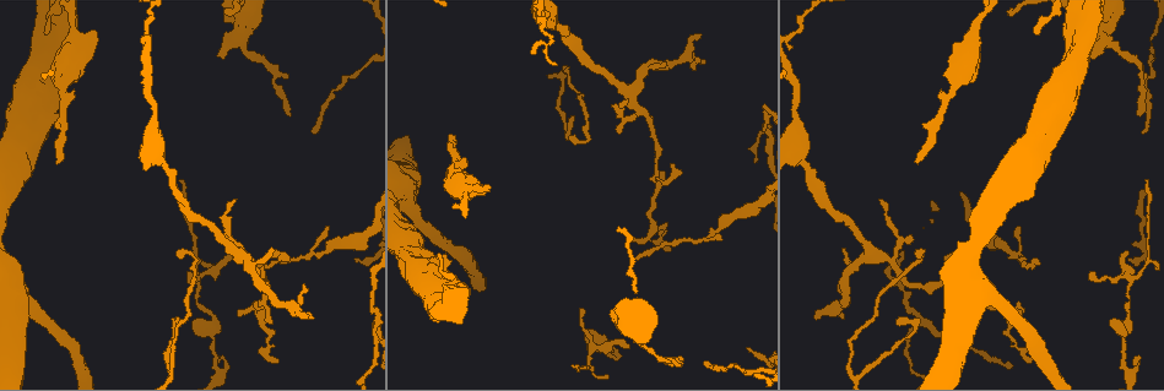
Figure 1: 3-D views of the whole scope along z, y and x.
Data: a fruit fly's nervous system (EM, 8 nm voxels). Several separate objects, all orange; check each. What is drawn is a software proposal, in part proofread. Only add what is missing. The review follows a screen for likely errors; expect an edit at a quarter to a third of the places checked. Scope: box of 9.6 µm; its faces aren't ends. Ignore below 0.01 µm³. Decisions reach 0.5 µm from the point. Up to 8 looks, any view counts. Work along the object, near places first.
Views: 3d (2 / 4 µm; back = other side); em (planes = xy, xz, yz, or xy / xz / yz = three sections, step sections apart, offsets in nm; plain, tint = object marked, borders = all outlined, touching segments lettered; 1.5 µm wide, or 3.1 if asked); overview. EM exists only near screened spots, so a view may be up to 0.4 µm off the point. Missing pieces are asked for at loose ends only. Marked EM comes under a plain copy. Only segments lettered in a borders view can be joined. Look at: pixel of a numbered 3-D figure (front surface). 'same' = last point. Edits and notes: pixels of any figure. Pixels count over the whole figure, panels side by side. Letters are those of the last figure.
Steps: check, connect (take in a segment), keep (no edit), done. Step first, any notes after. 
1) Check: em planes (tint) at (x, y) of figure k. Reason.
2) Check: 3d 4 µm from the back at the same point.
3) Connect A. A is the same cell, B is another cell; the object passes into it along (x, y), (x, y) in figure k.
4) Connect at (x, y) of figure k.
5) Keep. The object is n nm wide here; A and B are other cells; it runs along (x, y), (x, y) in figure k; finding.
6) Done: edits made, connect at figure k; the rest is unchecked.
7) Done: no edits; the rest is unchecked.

Check: em planes (borders) at (1040, 263) of figure 1. Free end.

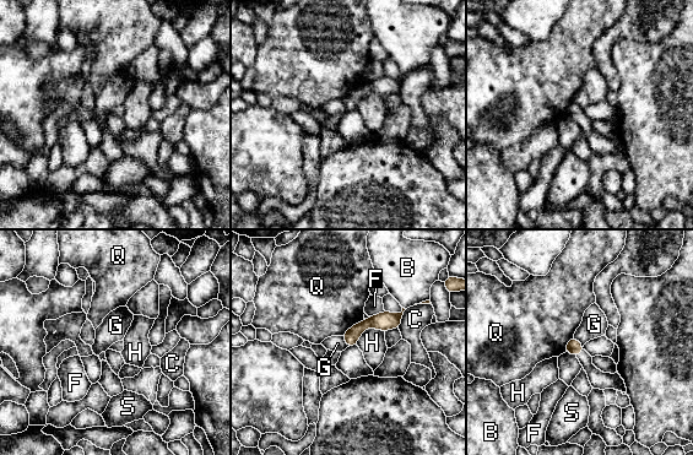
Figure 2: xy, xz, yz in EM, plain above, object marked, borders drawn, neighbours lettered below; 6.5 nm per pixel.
Keep. The object is 100 nm wide here; the longest contact is with H, 220 nm; B, C, F, G, H, Q and S are other cells; none of them fits.

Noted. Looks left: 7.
Check: em planes (borders) at (918, 163) of figure 1. Tapers out.

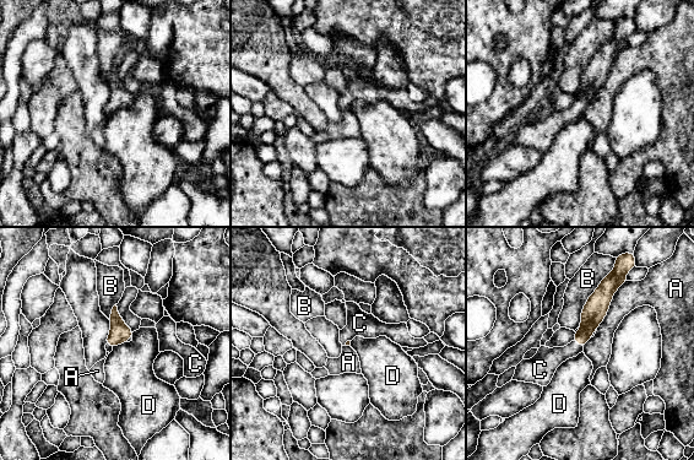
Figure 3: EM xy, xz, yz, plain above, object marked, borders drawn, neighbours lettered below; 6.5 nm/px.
Connect C. C is the same cell, A, B and D are other cells; the object passes into it along (592, 314), (578, 342), (546, 361) in figure 3; the cell continues.

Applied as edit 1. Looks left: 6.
Check: 3d 2 µm from the back at (628, 100) of figure 1. Tapers out.

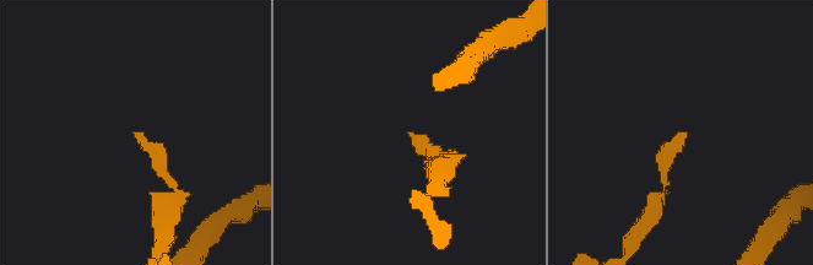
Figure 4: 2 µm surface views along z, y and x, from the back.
Check: em planes (borders) at (682, 136) of figure 4.

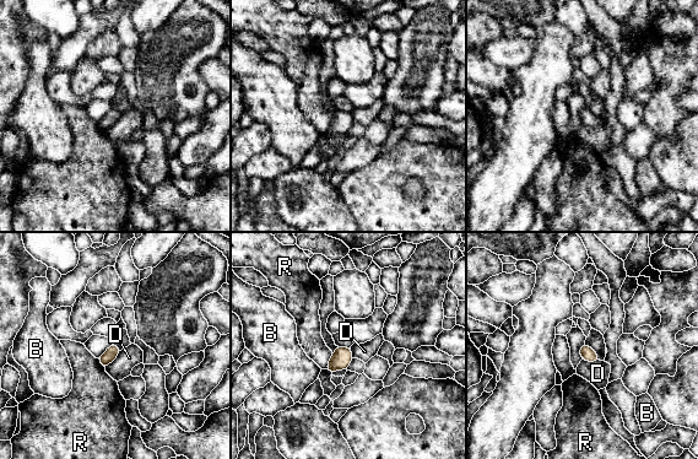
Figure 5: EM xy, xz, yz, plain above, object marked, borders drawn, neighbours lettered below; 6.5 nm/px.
Keep. B, D and R are other cells; a border runs along (122, 350), (104, 367) in figure 5; no lettered segment goes on from it.

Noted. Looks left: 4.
Done: edits made, connect at figure 3; the rest is unchecked.

